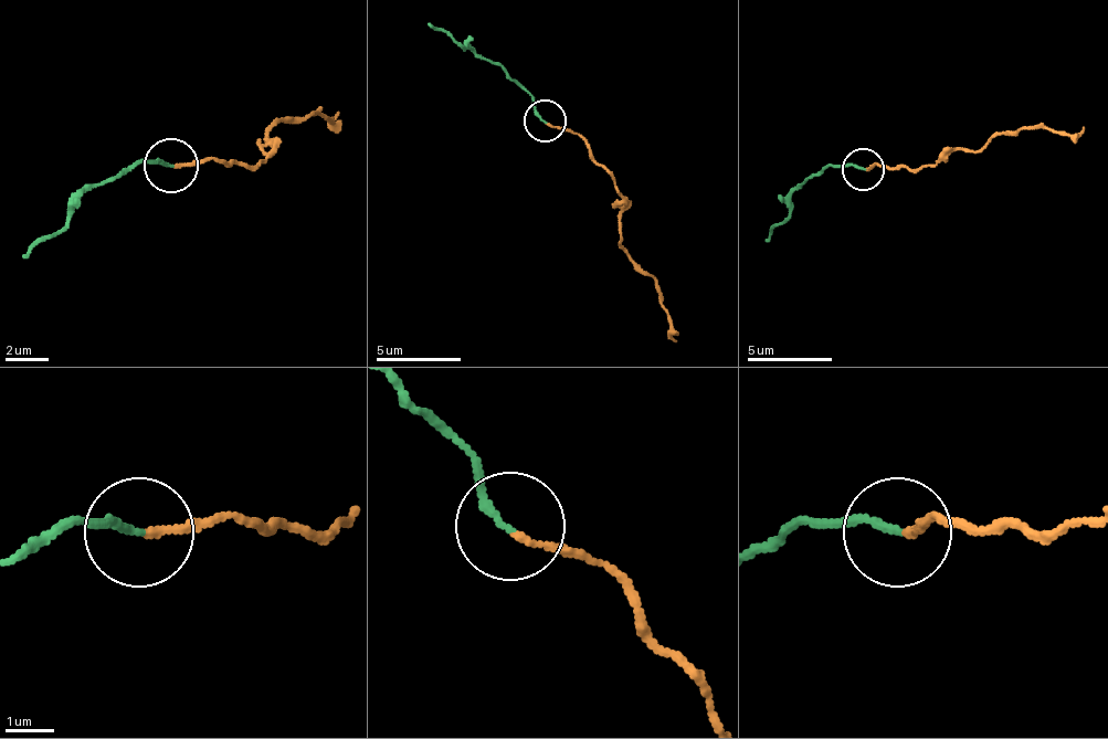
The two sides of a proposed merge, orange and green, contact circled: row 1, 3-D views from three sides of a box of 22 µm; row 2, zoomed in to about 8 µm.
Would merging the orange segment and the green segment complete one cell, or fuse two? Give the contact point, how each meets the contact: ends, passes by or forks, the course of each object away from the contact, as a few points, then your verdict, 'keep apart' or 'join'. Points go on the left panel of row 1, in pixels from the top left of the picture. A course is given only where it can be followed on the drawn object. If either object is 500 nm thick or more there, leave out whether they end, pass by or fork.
place (171, 166); orange ends; green ends; course orange (172, 167), (204, 161), (259, 161), (270, 129), (313, 113), (329, 124), (339, 113); course green (172, 167), (124, 167), (21, 259); keep apart

